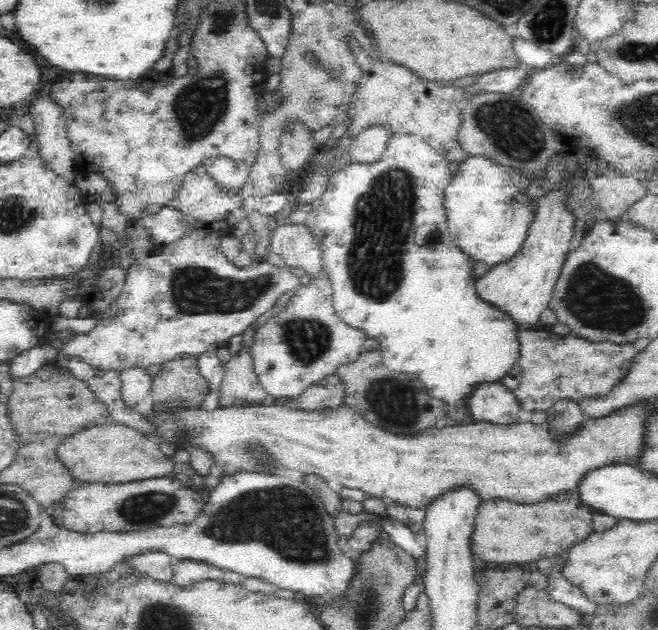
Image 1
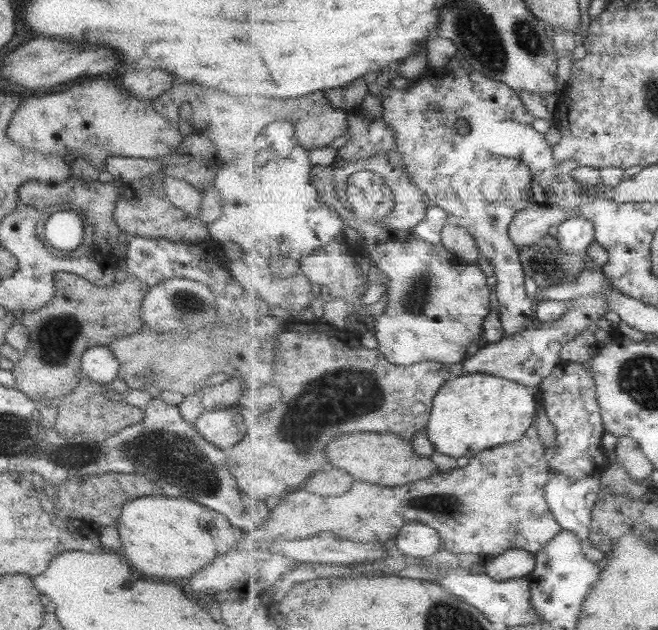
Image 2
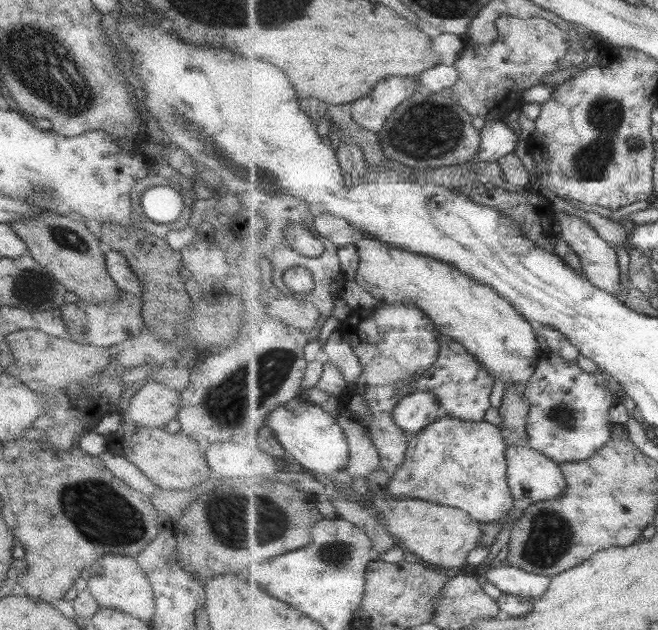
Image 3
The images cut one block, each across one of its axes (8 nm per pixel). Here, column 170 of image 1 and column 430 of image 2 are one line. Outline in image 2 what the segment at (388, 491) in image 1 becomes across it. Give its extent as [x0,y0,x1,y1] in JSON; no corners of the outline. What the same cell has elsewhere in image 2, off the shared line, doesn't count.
[426,373,537,459]

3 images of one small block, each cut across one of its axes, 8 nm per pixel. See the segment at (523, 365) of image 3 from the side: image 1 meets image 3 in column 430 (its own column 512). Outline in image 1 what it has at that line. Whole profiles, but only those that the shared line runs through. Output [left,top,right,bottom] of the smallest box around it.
[475,174,576,328]

